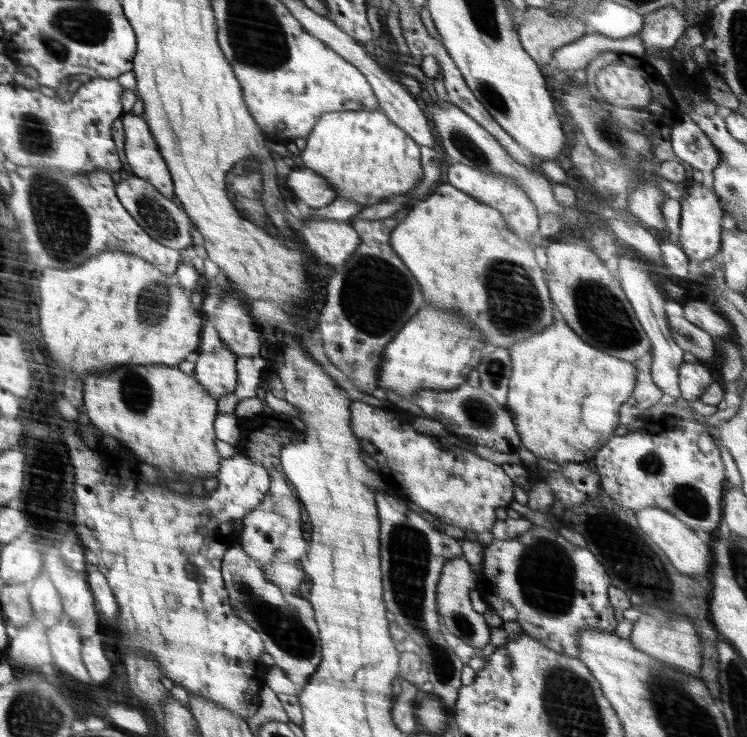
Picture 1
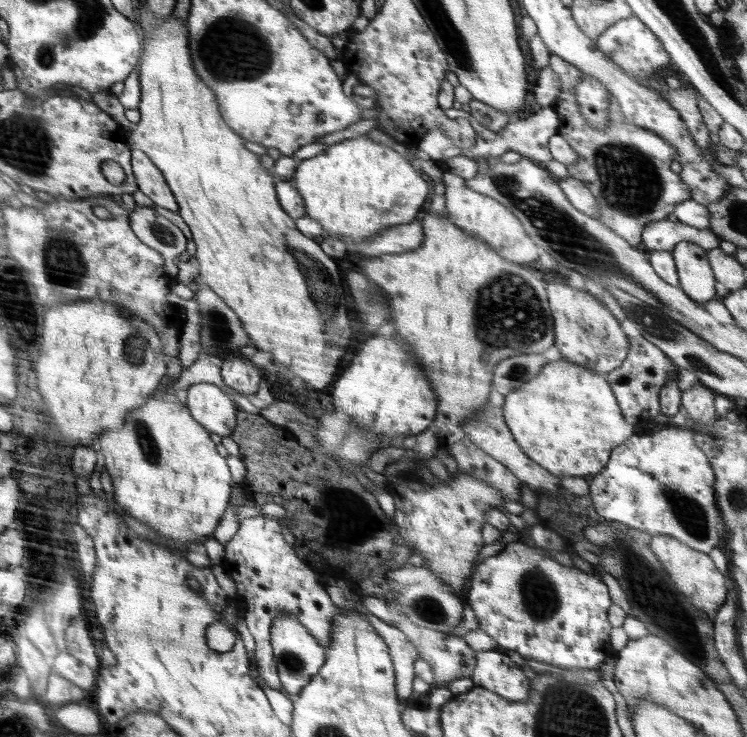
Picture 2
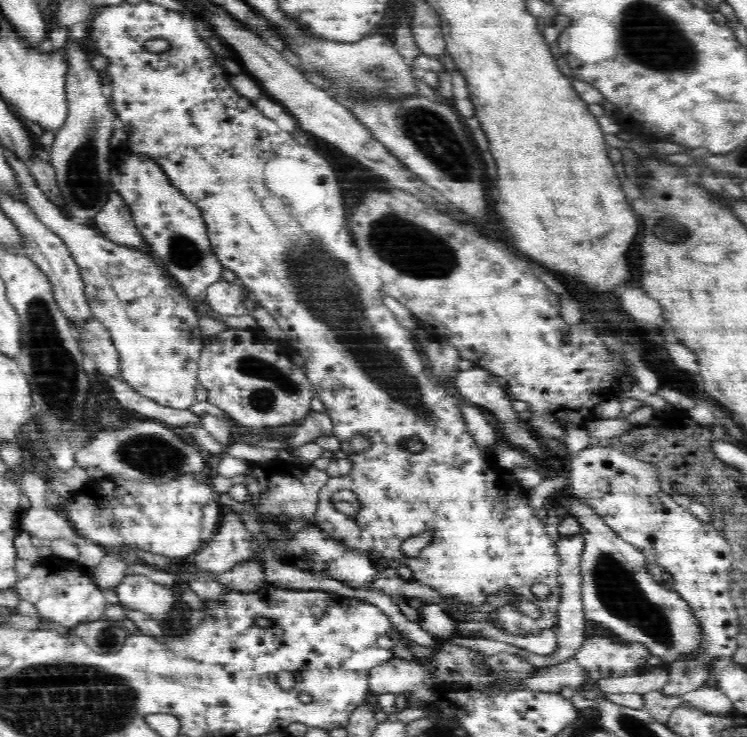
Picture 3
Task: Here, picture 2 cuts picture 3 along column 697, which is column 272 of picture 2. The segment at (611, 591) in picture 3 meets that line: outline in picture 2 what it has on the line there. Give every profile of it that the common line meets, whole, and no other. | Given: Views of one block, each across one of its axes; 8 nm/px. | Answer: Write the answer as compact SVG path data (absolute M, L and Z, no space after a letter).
M282 613L282 616L278 616L270 632L270 645L273 649L282 691L294 698L325 665L326 649L318 643L314 635L310 634L309 627L293 614Z

